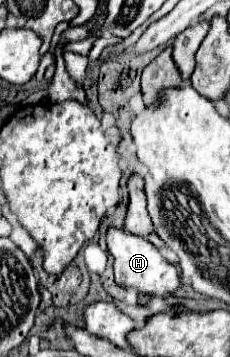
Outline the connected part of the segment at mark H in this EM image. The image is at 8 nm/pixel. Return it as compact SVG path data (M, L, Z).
M109 227L107 229L107 247L109 253L115 257L113 269L115 269L115 283L117 285L131 285L141 293L147 295L159 295L159 297L167 297L171 295L179 285L181 285L181 277L175 265L171 265L145 237L139 237L135 233L129 233L125 229L117 229L117 227Z

